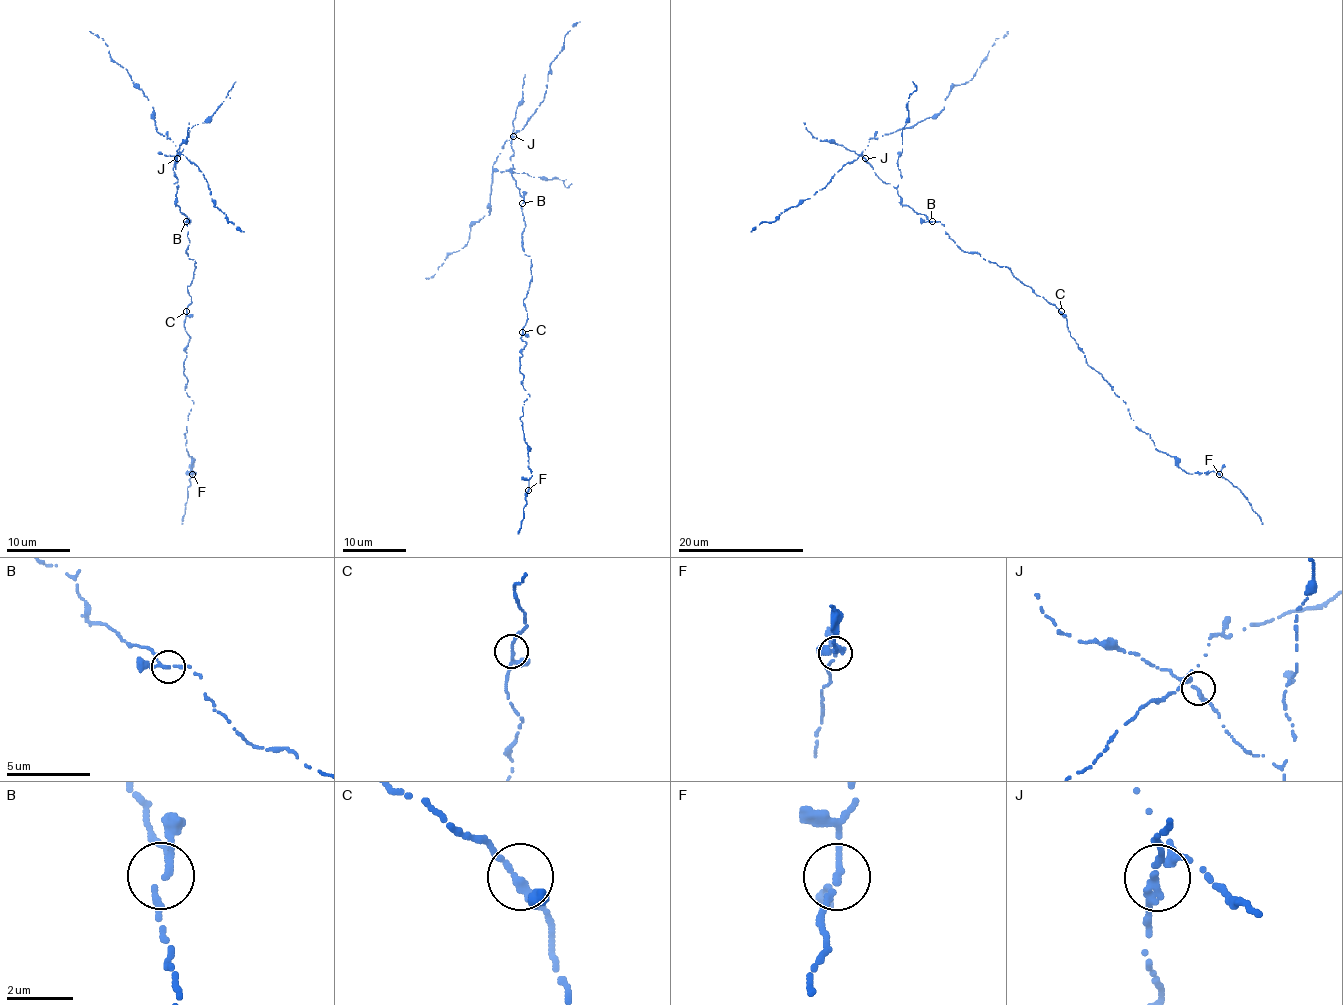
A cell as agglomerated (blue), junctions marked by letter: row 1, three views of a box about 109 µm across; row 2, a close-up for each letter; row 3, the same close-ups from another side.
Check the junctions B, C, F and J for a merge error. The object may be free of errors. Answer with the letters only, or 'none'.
J

